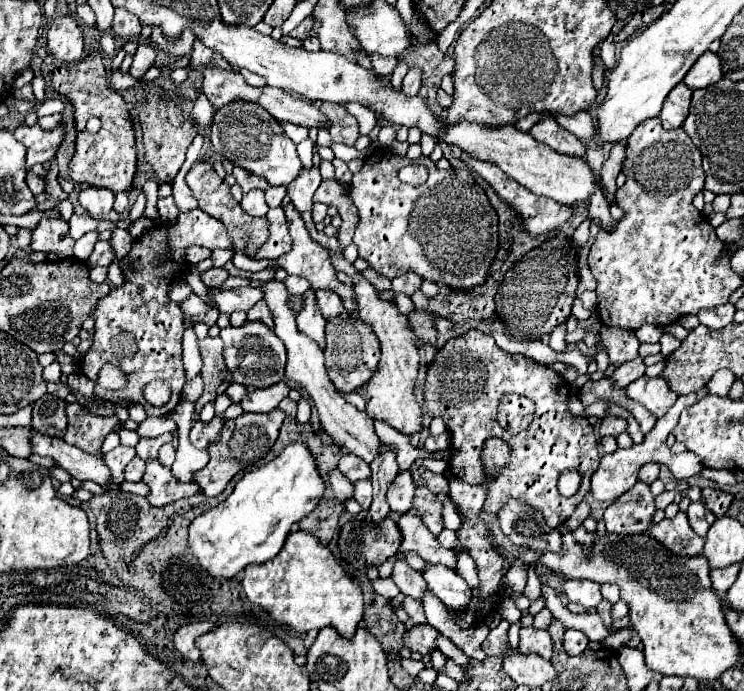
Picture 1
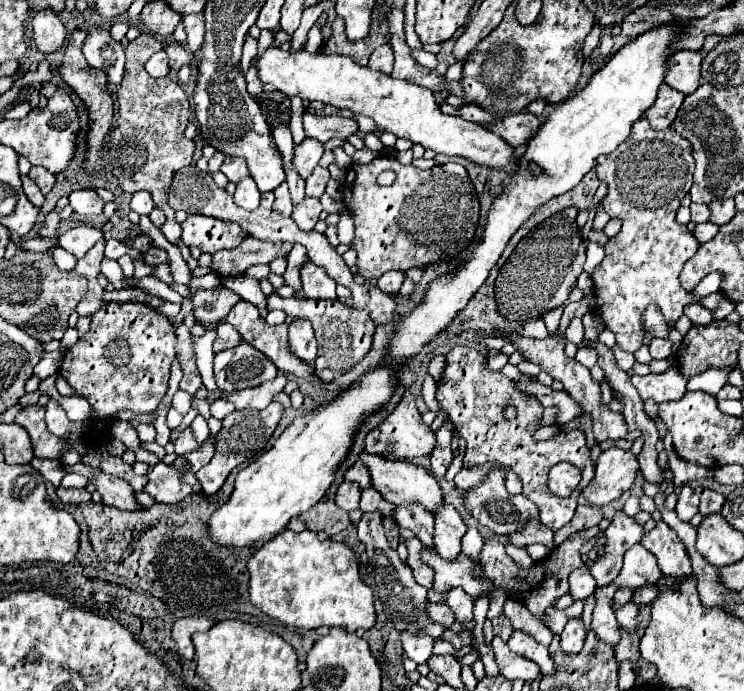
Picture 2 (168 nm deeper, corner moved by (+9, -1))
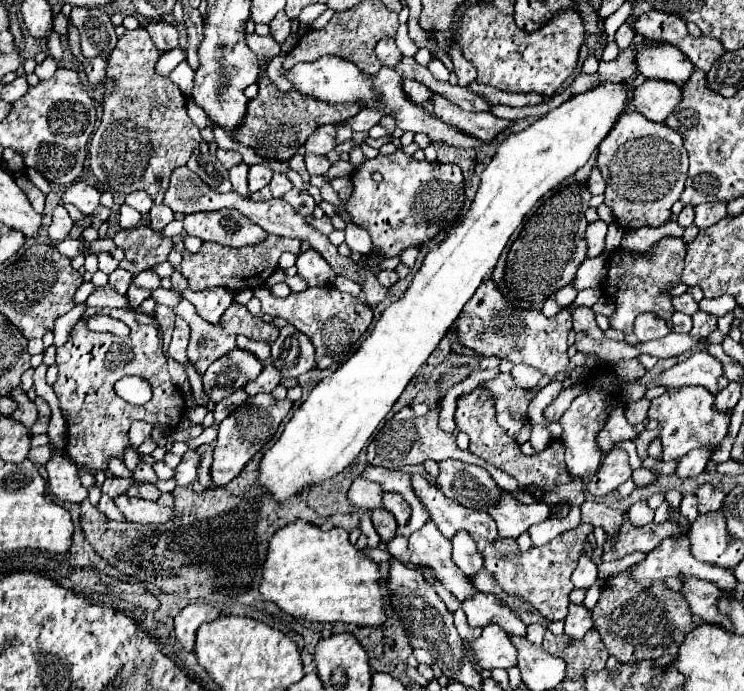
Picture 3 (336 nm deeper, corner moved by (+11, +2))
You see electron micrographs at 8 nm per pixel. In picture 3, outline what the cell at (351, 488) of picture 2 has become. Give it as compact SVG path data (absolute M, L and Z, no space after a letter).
M356 478L350 488L348 488L348 500L356 508L366 508L366 510L376 510L380 508L382 500L382 488L378 484L372 484L366 478Z

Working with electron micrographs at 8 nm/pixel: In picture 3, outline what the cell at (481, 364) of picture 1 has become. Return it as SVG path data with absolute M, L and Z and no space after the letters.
M482 386L474 388L474 392L464 394L458 398L458 408L456 408L456 426L460 432L466 432L470 436L470 452L476 454L478 458L496 464L510 476L518 480L520 490L530 492L534 500L546 502L550 508L558 504L566 506L582 506L584 502L584 484L582 478L572 476L564 464L564 444L562 440L550 440L550 444L542 452L534 452L532 456L526 456L520 450L520 444L516 438L510 438L500 424L496 422L496 408L490 392Z

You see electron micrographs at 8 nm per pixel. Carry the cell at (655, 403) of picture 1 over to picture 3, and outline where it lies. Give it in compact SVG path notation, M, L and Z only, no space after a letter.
M698 352L690 356L686 362L680 362L660 374L654 376L654 382L658 386L664 386L666 390L680 390L684 386L700 384L708 388L712 394L718 392L716 380L722 376L720 362L710 356L708 352Z

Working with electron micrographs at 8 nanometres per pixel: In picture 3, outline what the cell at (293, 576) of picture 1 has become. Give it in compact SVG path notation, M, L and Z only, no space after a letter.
M292 522L280 528L270 544L266 562L262 568L262 582L260 582L260 596L264 600L274 602L282 612L290 614L296 620L310 620L310 622L346 622L356 626L380 626L386 620L382 608L382 594L378 588L378 566L376 562L368 560L348 542L348 532L342 528L332 528L328 532L320 530L308 522Z

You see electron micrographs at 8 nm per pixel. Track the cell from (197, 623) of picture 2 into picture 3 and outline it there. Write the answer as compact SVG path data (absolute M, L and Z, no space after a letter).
M206 604L186 606L184 610L180 610L180 614L174 618L174 632L176 632L176 638L180 640L180 644L184 646L184 650L192 652L198 626L204 622L212 622L218 616L220 616L220 612L216 612L216 608L208 608Z

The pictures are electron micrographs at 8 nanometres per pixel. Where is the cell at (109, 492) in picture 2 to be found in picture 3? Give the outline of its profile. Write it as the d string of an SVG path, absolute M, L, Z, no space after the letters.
M120 494L114 498L116 508L124 514L124 518L128 522L140 522L140 524L162 524L166 520L170 520L172 510L170 508L162 508L152 500L144 500L144 498L130 498L126 494Z

